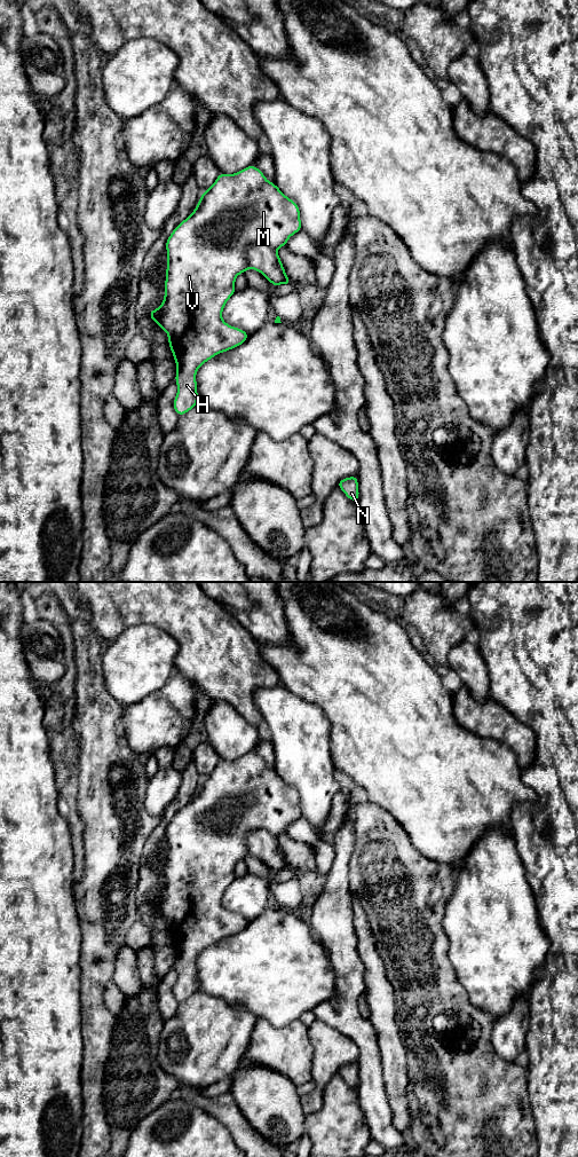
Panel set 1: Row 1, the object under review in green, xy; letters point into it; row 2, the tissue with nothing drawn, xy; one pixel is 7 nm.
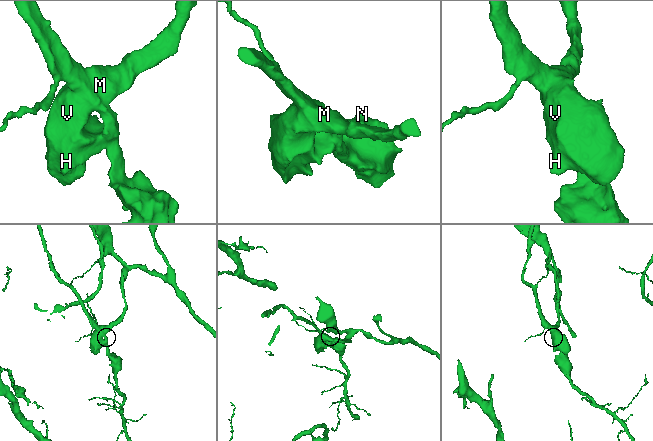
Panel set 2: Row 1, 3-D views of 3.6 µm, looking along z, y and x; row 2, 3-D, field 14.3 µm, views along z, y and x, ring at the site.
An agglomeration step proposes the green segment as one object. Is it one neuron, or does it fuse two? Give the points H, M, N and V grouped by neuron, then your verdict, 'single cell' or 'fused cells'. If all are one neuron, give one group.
groups H M V / N; fused cells

